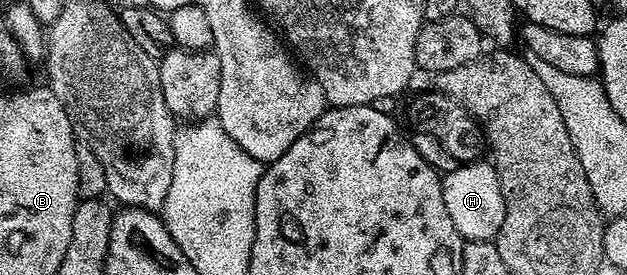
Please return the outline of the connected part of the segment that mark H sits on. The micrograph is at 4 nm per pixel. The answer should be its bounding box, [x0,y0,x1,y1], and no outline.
[441,161,506,243]

